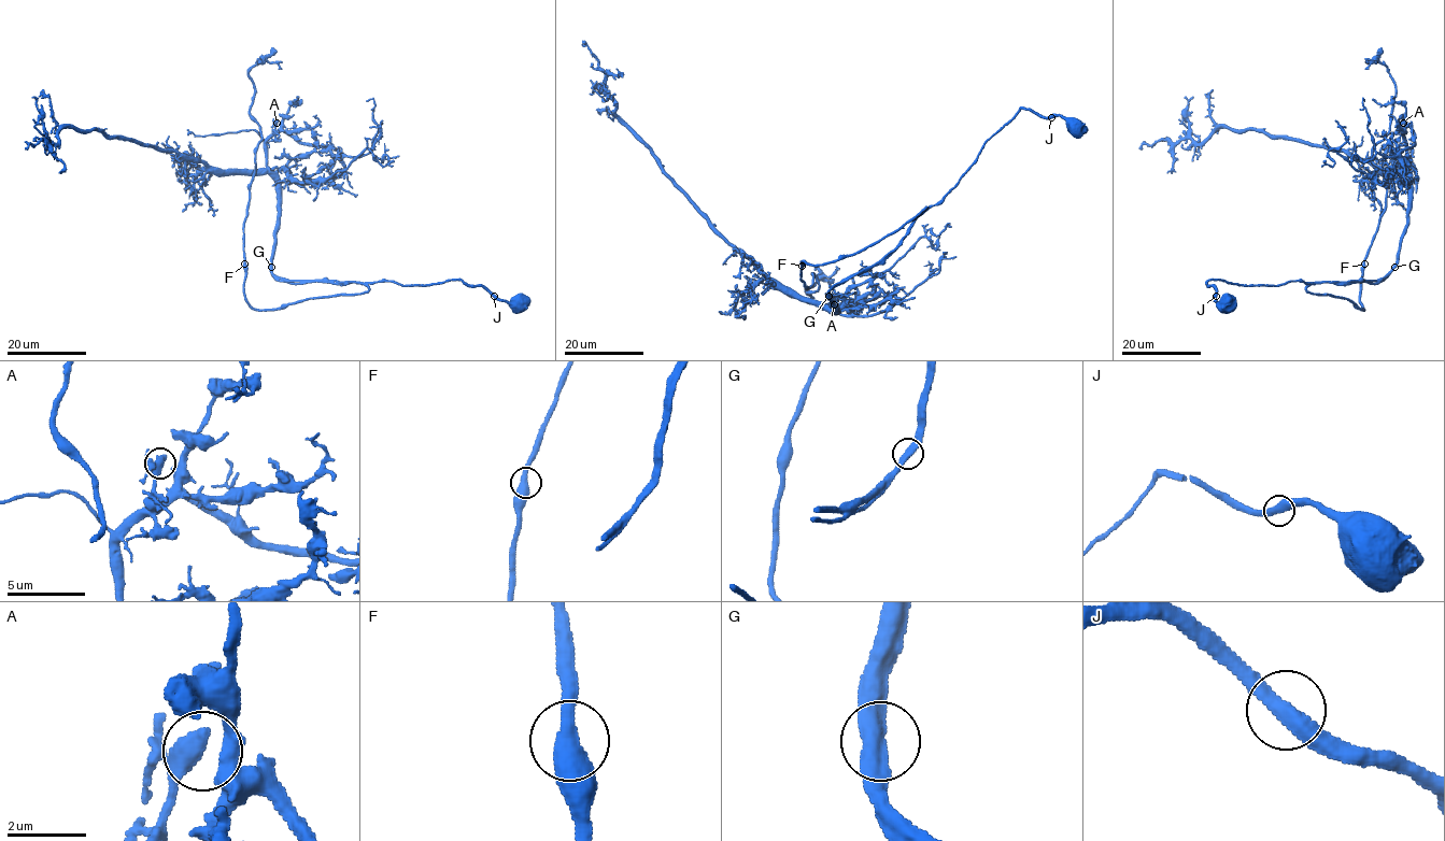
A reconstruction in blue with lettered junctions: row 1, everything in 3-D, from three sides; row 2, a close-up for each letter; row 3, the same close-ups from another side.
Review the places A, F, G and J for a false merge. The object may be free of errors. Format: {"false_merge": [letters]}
{"false_merge": []}

